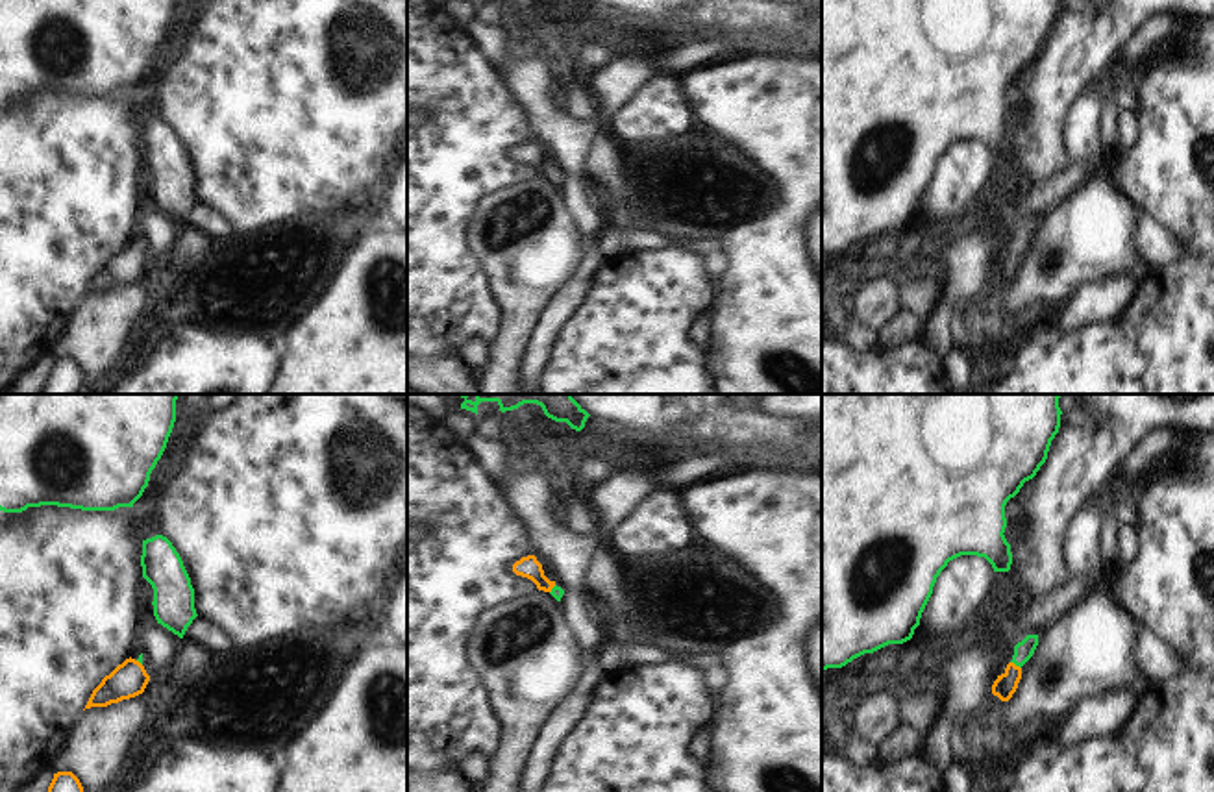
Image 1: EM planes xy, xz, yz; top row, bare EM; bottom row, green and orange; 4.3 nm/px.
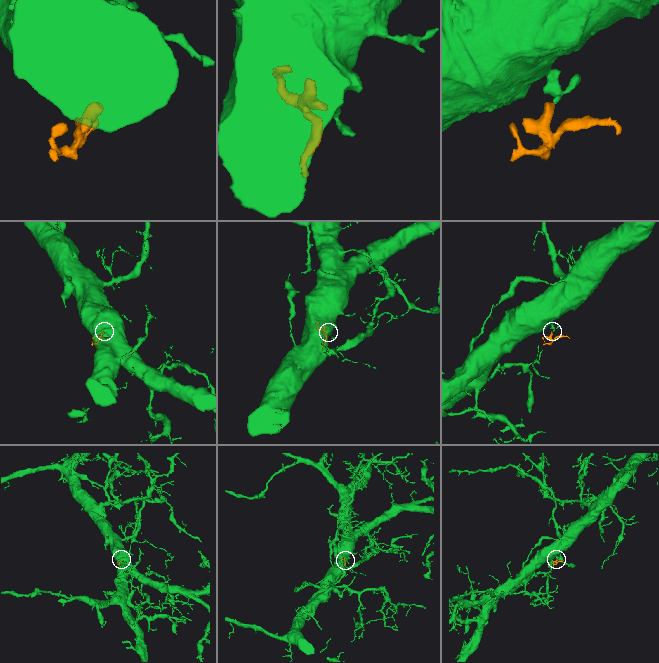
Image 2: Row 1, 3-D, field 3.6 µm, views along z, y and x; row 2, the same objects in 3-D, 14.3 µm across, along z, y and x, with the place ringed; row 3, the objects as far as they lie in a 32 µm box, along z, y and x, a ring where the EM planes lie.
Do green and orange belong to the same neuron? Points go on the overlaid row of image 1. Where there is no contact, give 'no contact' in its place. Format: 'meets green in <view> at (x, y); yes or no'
meets green in yz at (1016, 665); yes

